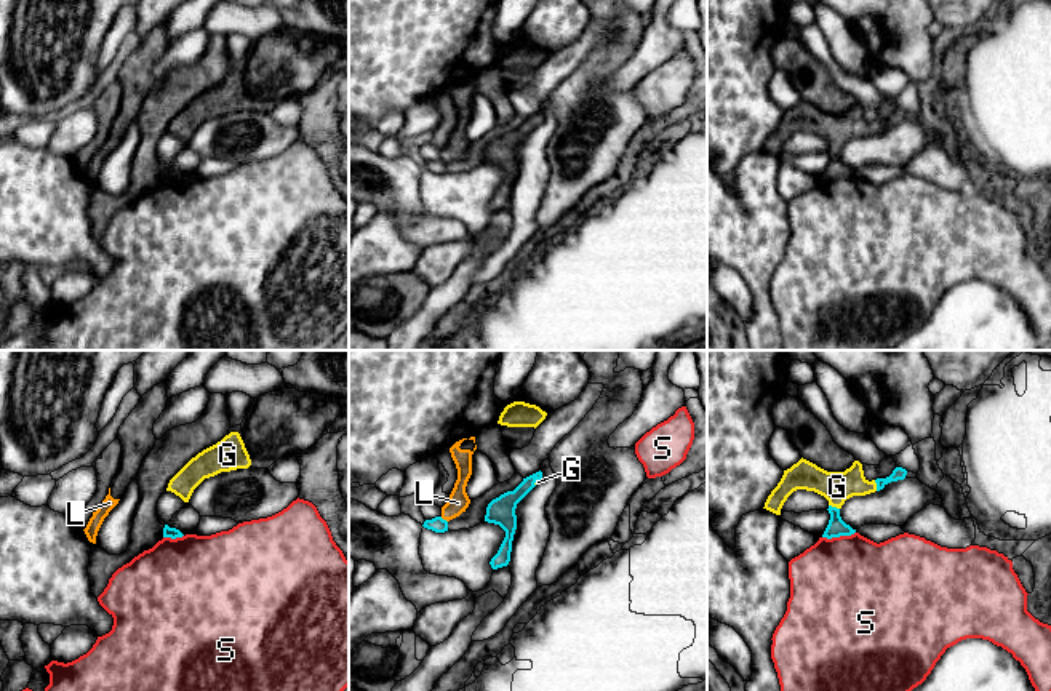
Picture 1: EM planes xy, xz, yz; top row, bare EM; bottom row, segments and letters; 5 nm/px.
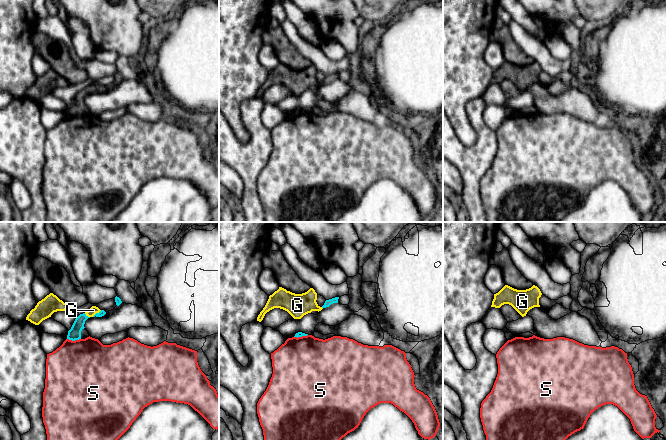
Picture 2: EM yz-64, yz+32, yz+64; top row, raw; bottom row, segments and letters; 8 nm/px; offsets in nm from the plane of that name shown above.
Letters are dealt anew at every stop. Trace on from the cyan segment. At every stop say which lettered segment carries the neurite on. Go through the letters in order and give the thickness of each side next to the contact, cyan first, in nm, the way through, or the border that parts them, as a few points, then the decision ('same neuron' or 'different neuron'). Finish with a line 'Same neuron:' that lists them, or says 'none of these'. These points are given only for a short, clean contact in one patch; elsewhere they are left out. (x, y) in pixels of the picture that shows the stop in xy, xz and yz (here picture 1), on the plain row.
G: 60 nm thick on the cyan side, 160 nm on the other; runs through yz (898, 115), (877, 127), (837, 128); same neuron
L: 80 nm thick on the cyan side, 100 nm on the other; border along xz (440, 159), (447, 163); different neuron
S: 90 nm thick on the cyan side, 500 nm on the other; different neuron
Same neuron: G

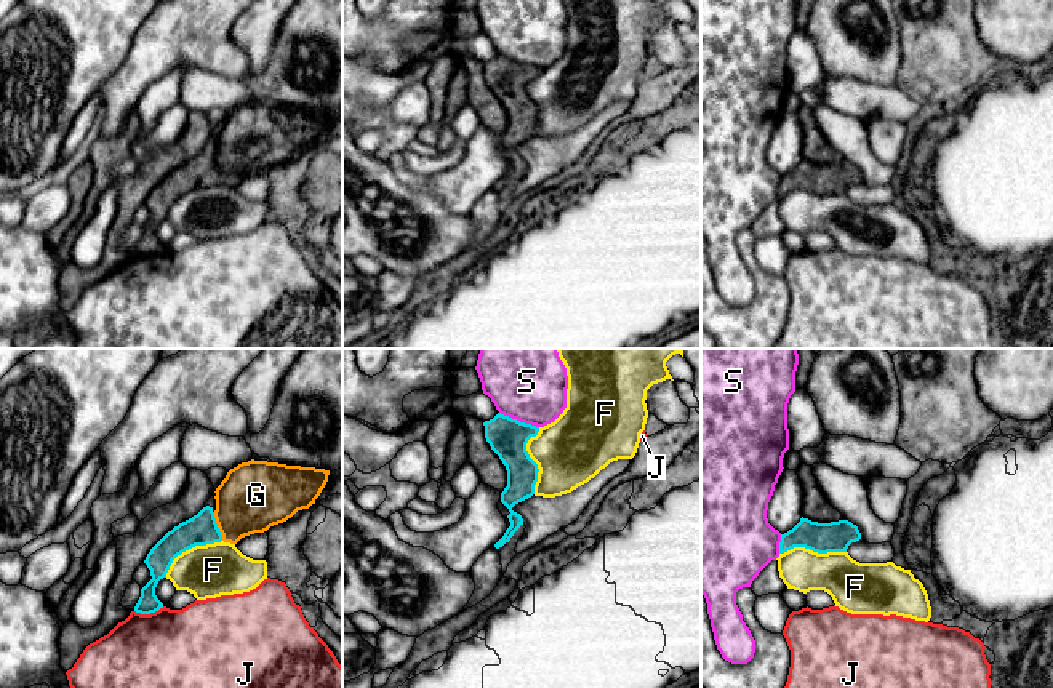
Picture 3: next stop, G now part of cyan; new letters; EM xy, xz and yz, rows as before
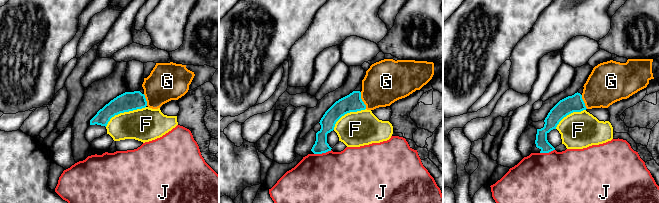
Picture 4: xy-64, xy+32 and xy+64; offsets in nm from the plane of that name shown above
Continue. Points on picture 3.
F: 200 nm thick on the cyan side, 340 nm on the other; border along xz (540, 69), (527, 85), (527, 95), (538, 111), (535, 135); different neuron
G: 160 nm thick on the cyan side, 340 nm on the other; runs through xy (202, 170), (216, 168), (226, 165), (253, 138); same neuron
J: 110 nm thick on the cyan side, 500 nm on the other; different neuron
S: 200 nm thick on the cyan side, 340 nm on the other; border along xz (500, 53), (538, 69); different neuron
Same neuron: G

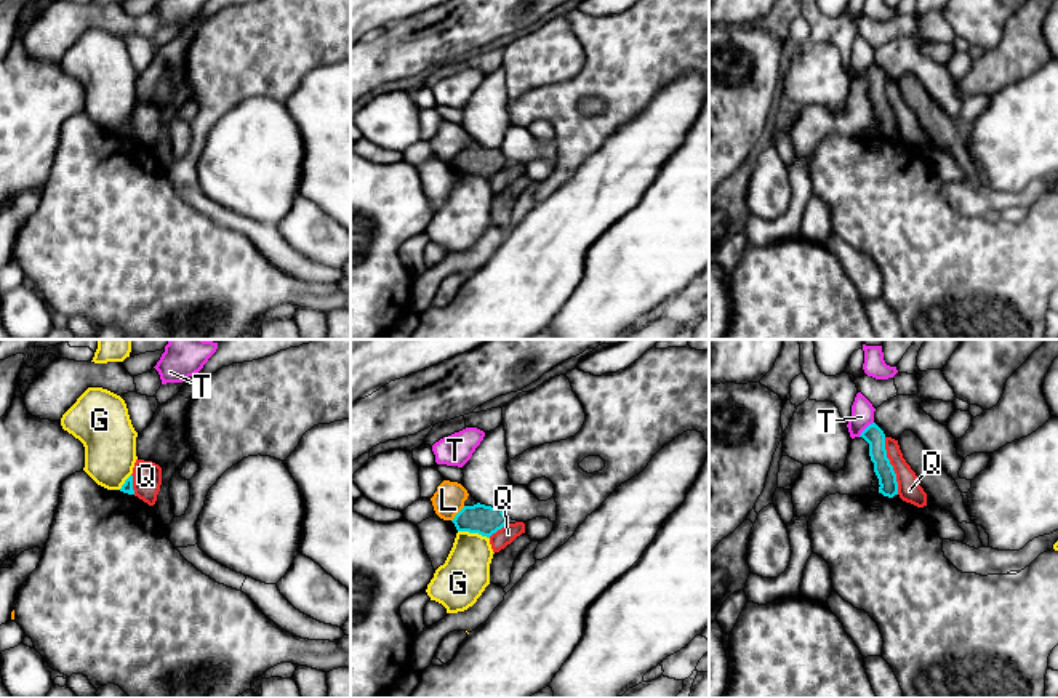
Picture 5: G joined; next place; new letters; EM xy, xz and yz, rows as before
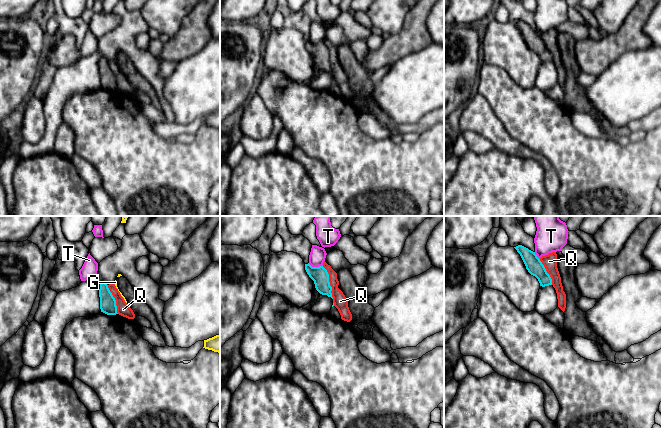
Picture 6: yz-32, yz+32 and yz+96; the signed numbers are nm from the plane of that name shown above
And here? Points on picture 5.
G: 150 nm thick on the cyan side, 240 nm on the other; border along xz (458, 172), (480, 175), (488, 180); different neuron
L: 150 nm thick on the cyan side, 160 nm on the other; border along xz (464, 148), (452, 162); different neuron
Q: 100 nm thick on the cyan side, 120 nm on the other; different neuron
T: 100 nm thick on the cyan side, 110 nm on the other; different neuron
Same neuron: none of these

